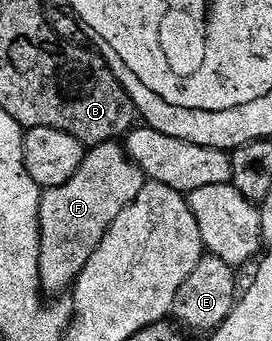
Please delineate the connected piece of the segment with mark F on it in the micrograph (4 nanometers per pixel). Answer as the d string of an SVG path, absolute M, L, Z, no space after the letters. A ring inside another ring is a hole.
M106 141L100 145L90 146L89 151L84 152L83 162L77 171L77 175L73 175L73 179L69 179L69 183L61 183L61 187L53 187L46 190L39 199L39 272L41 274L41 289L44 294L55 293L51 295L63 295L63 293L72 288L75 284L75 278L81 275L81 271L85 267L85 263L89 263L89 259L93 255L93 251L97 251L97 247L101 243L101 239L105 239L105 235L109 231L109 227L117 219L117 215L121 215L121 211L125 211L125 207L129 207L129 203L133 203L133 199L137 199L137 195L141 195L145 178L141 167L137 167L135 162L127 155L126 148L119 141Z

